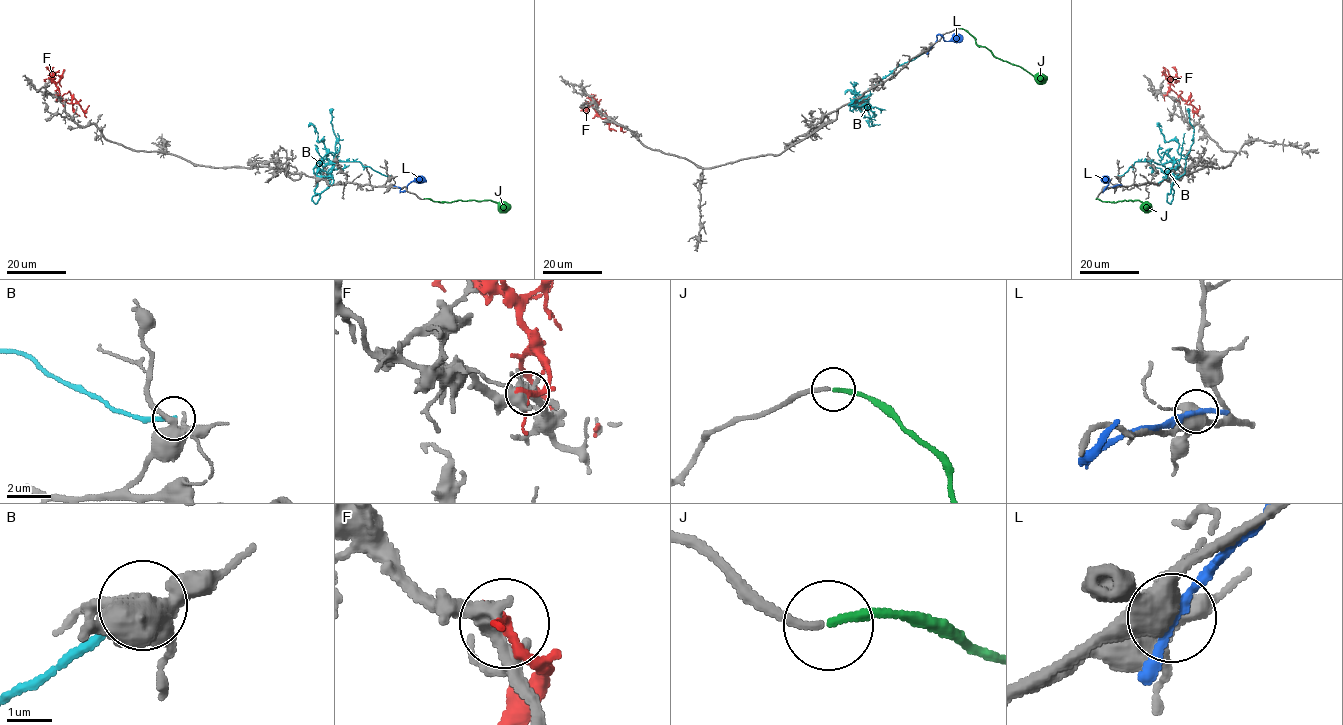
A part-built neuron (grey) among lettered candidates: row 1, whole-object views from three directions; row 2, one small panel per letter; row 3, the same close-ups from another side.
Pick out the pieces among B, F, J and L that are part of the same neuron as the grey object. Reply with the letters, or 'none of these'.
J

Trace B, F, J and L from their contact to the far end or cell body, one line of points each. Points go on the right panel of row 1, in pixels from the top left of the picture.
B: (1118, 176), (1136, 161), (1185, 159), (1179, 144), (1164, 139), (1162, 127)
F: (1164, 95), (1172, 90), (1185, 103), (1188, 99), (1194, 110), (1199, 108), (1199, 105)
J: (1096, 199), (1114, 202), (1139, 200), (1148, 205), (1146, 210)
L: (1117, 184), (1102, 191), (1108, 182), (1103, 180)

